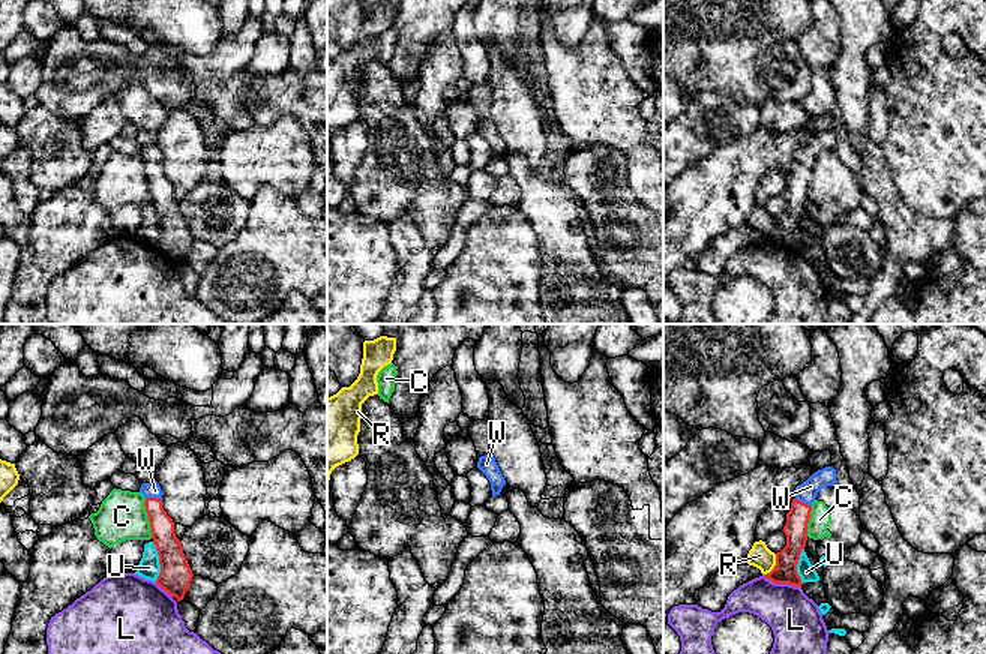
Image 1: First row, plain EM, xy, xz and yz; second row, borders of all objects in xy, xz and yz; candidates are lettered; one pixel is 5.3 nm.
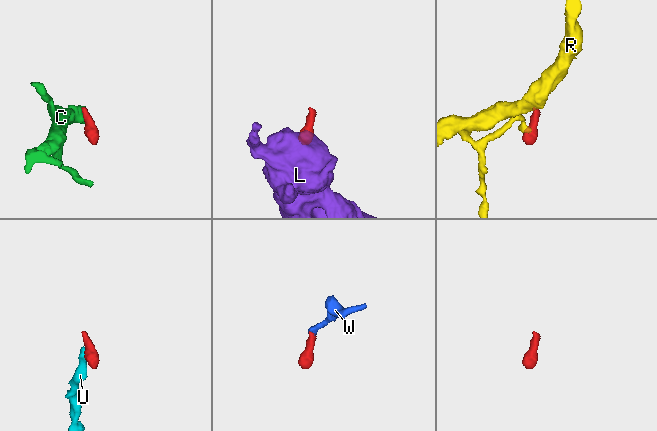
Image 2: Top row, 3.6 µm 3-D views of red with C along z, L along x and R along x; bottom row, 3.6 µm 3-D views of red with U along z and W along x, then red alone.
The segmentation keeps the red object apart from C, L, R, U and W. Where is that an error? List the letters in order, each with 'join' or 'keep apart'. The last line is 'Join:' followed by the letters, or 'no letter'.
C: keep apart
L: keep apart
R: keep apart
U: keep apart
W: join
Join: W

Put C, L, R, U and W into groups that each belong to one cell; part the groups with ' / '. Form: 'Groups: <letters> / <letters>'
Groups: C U / L / R / W

